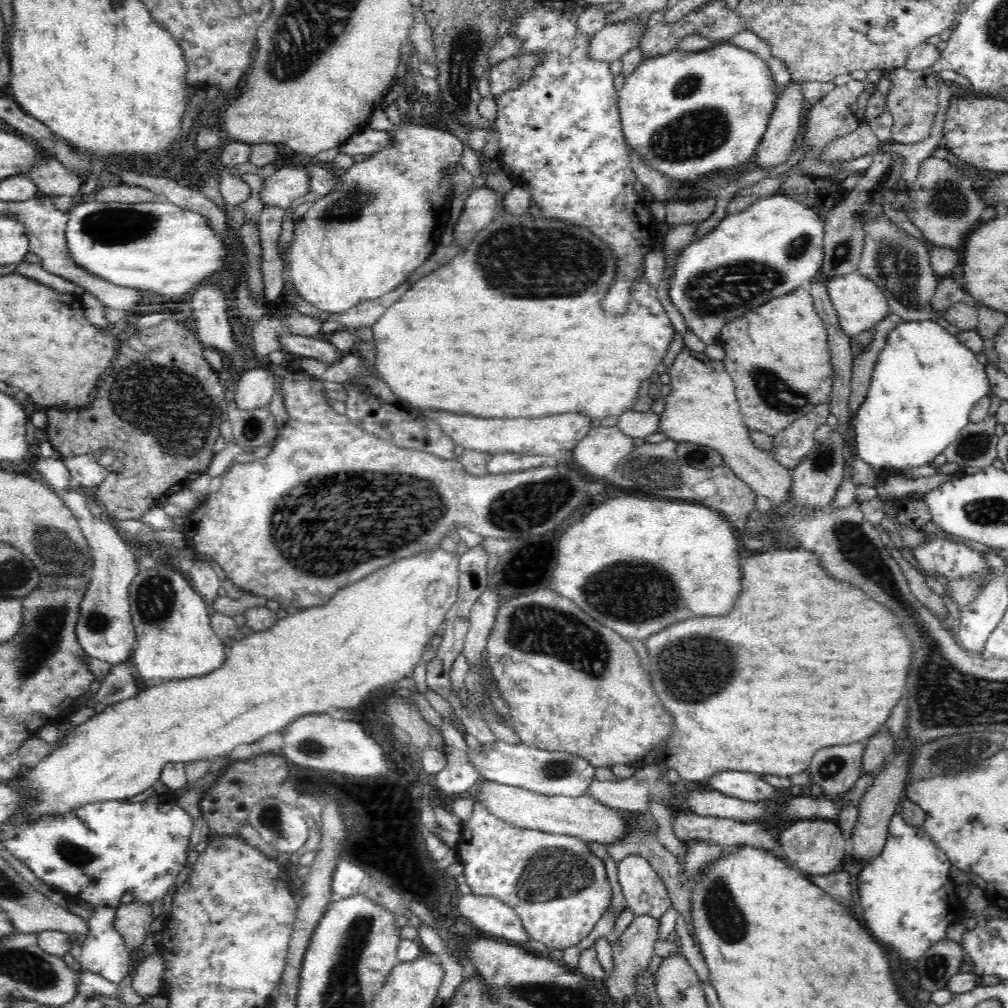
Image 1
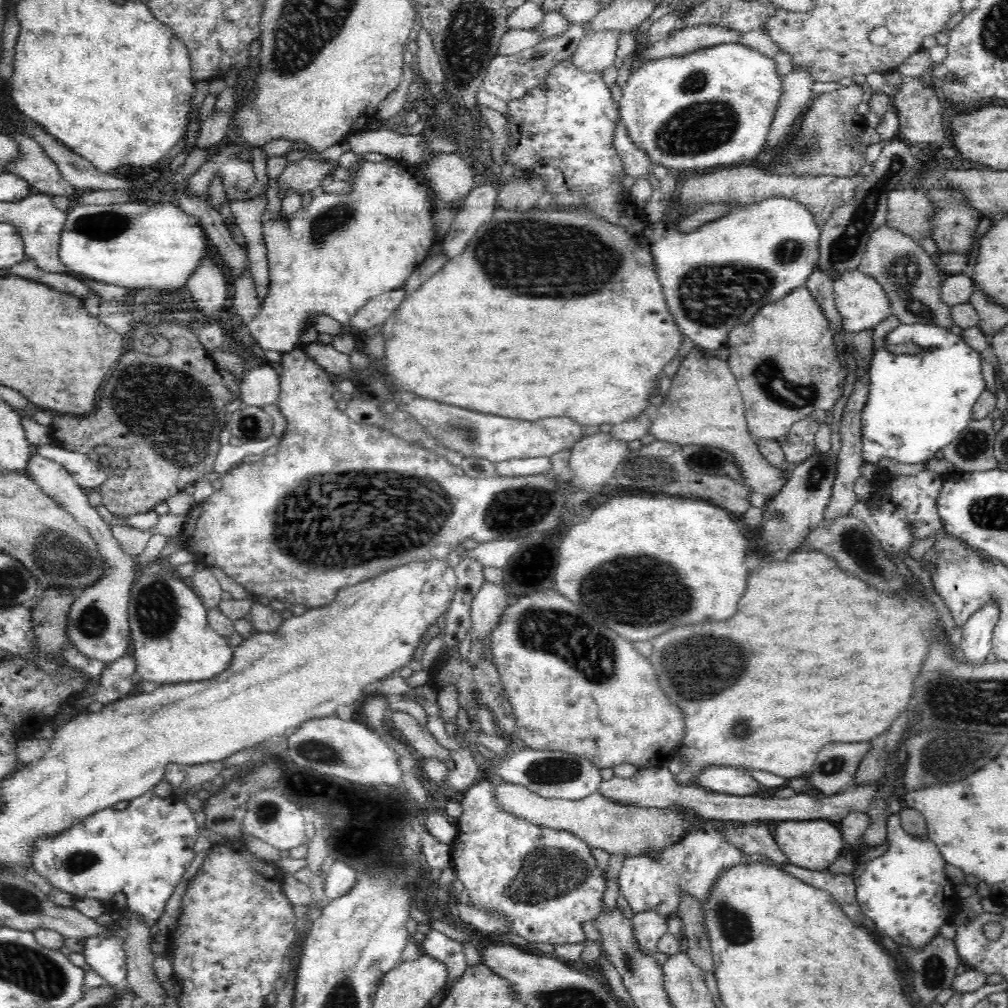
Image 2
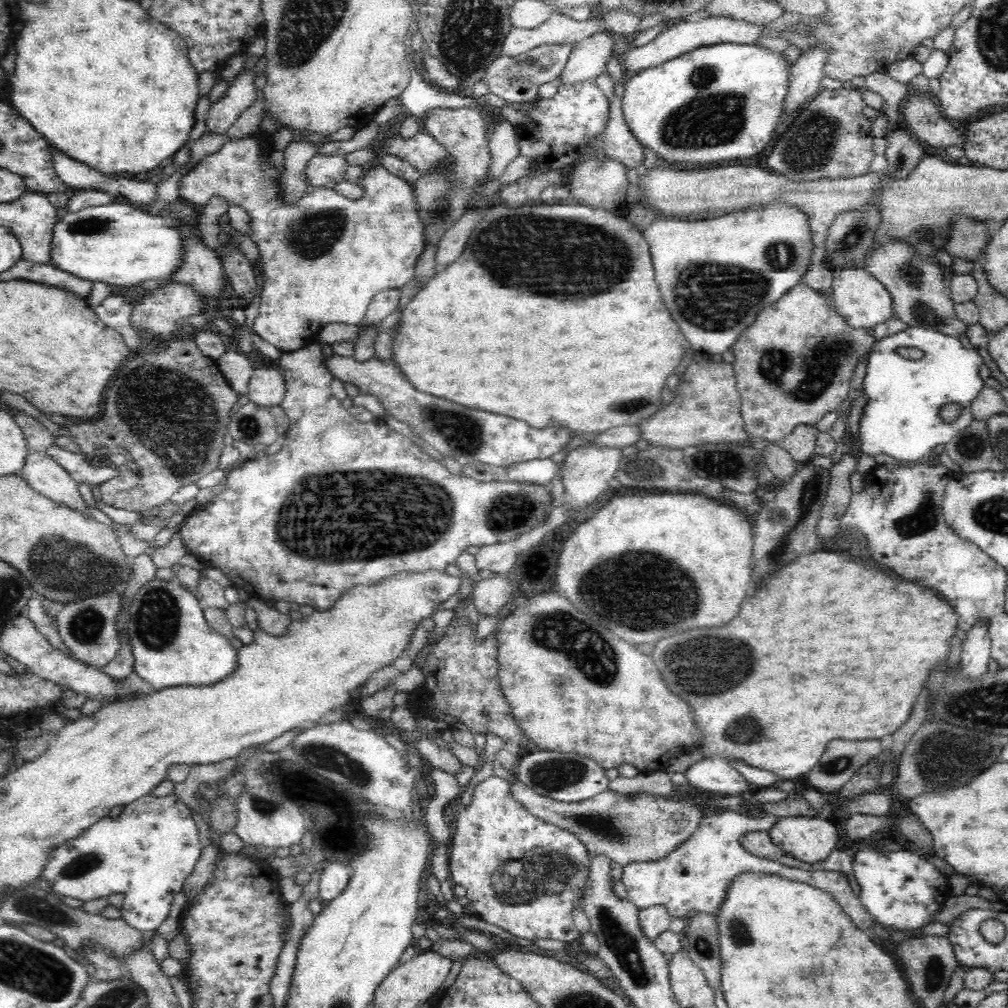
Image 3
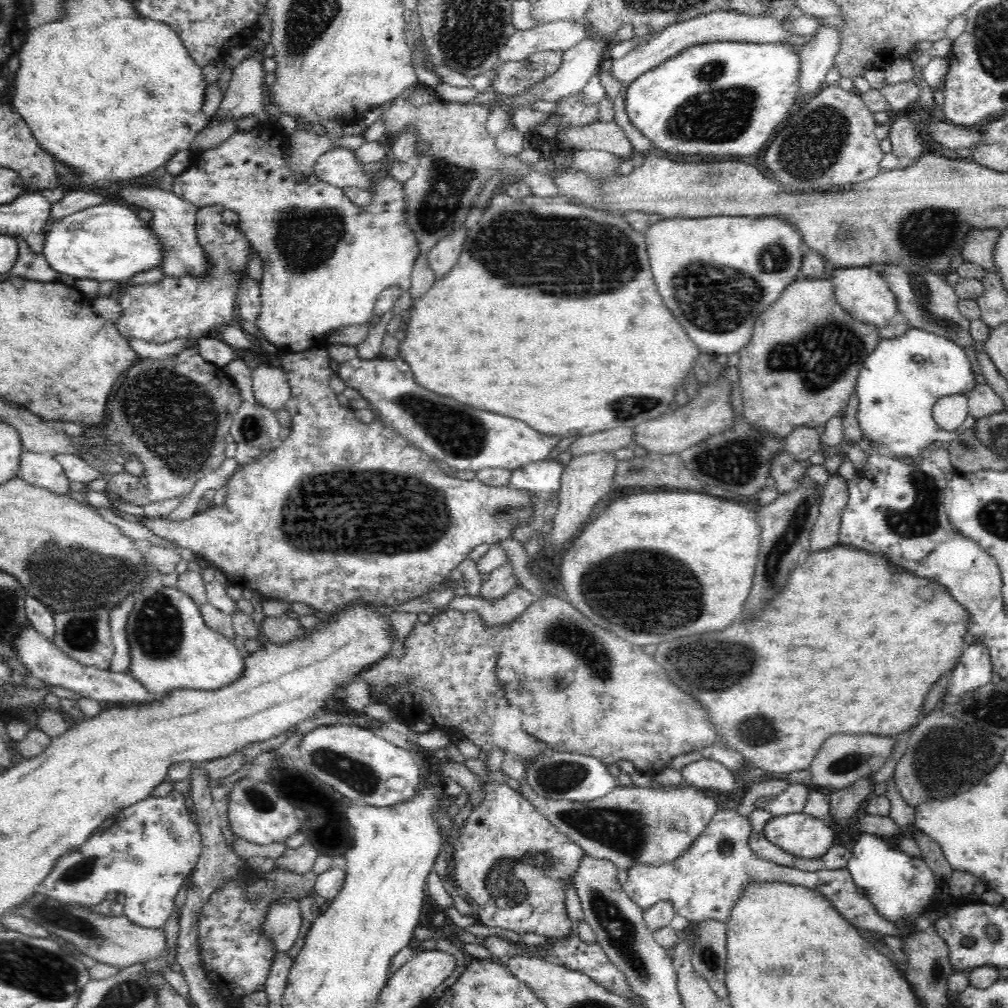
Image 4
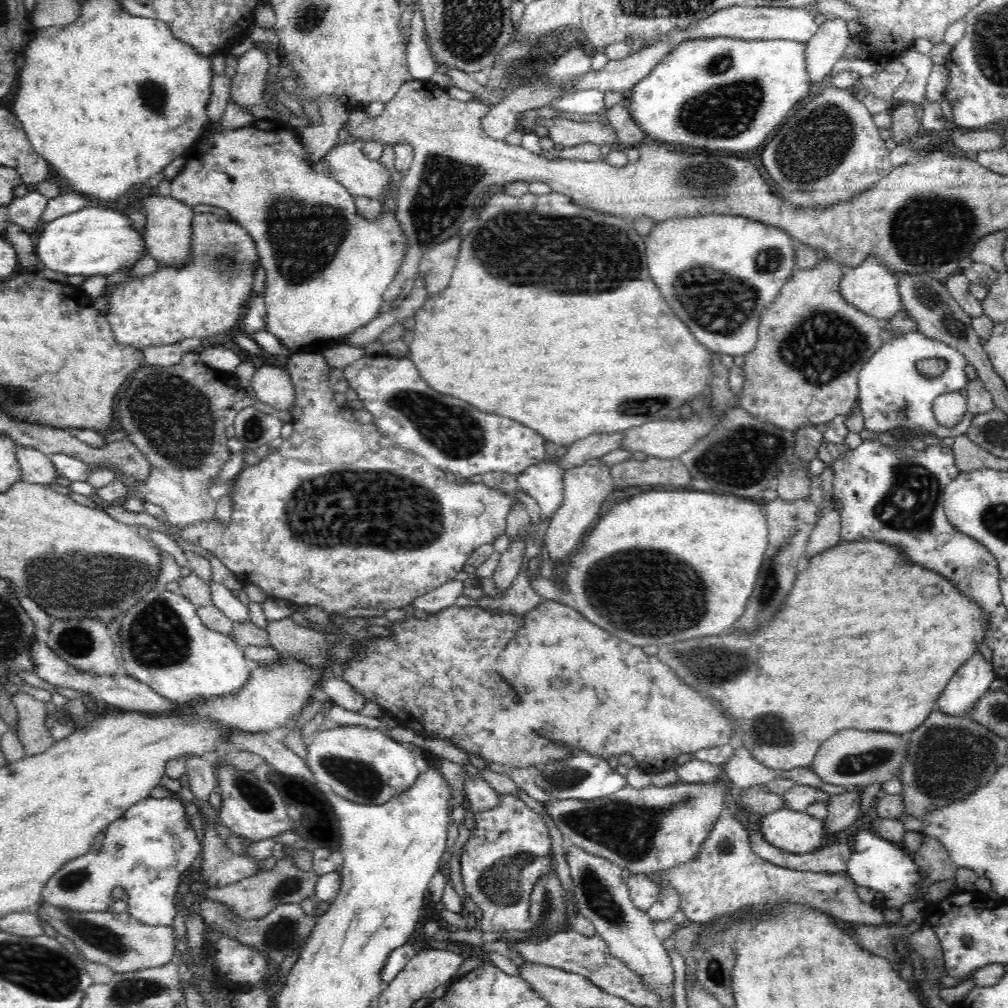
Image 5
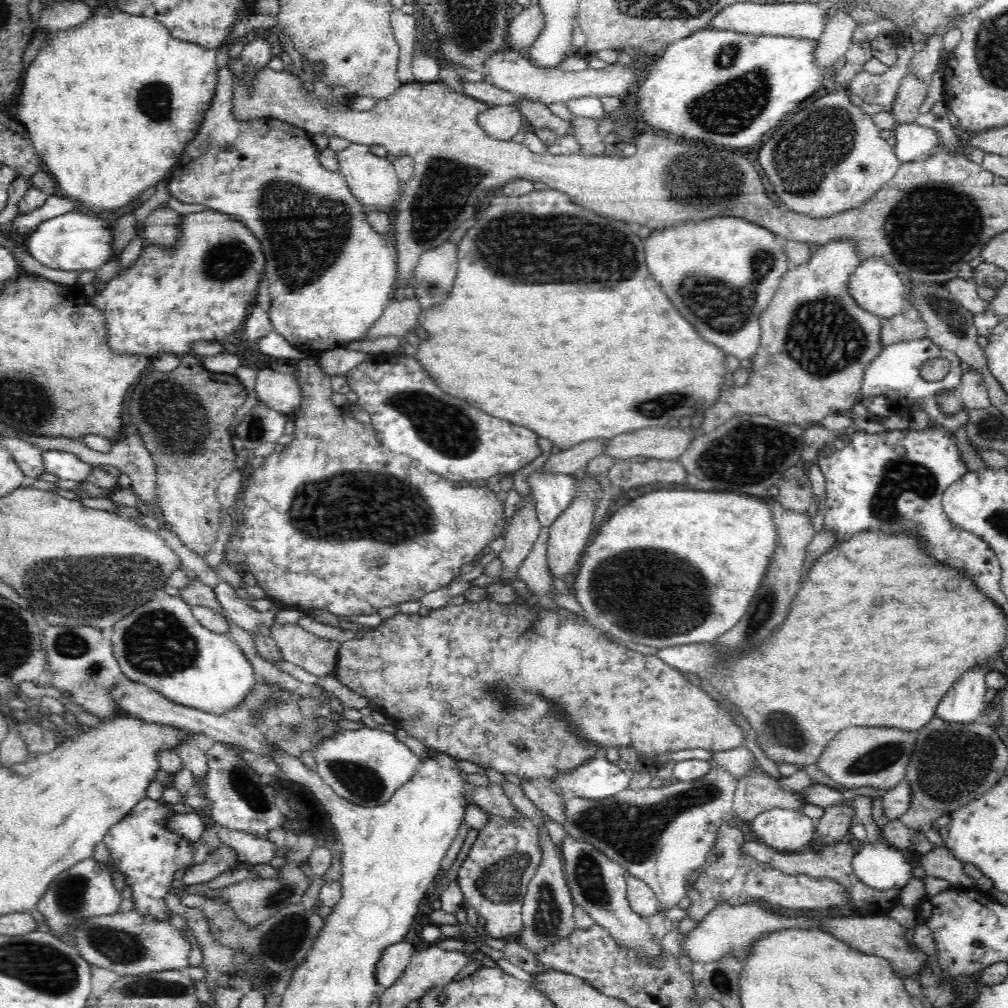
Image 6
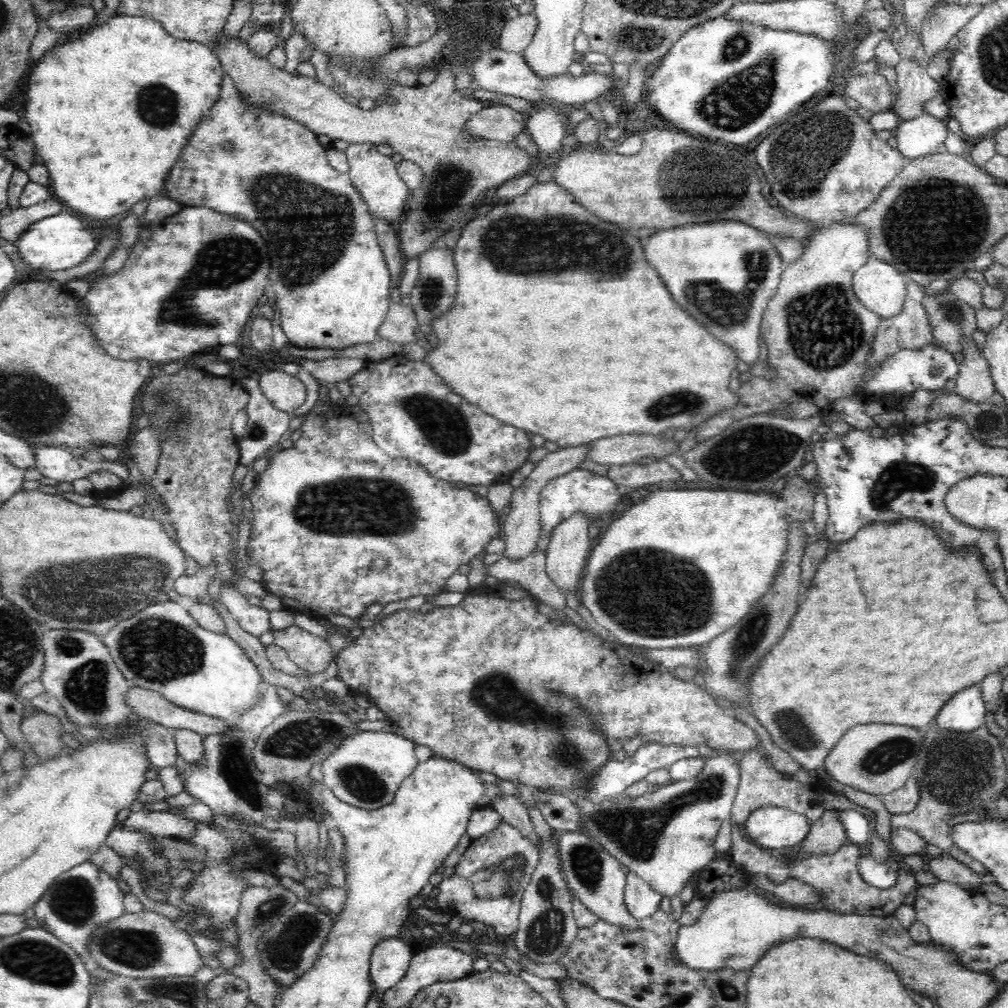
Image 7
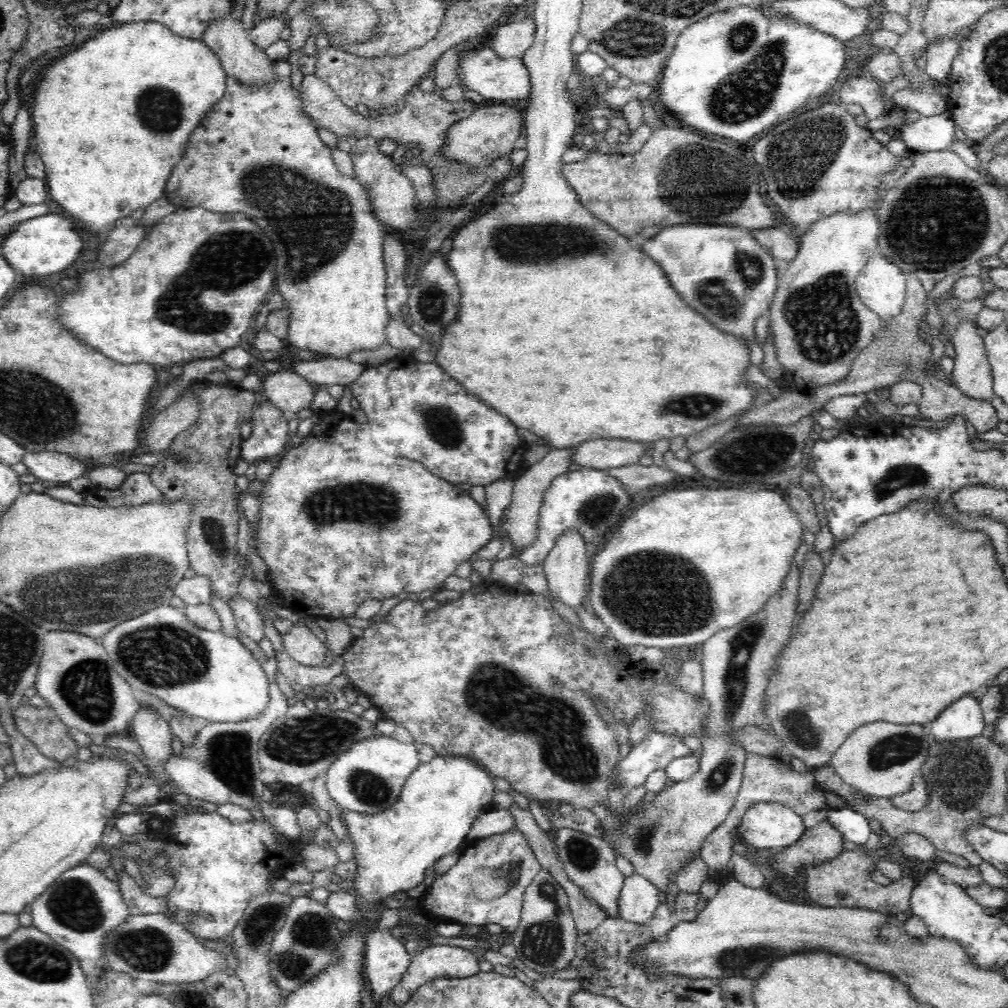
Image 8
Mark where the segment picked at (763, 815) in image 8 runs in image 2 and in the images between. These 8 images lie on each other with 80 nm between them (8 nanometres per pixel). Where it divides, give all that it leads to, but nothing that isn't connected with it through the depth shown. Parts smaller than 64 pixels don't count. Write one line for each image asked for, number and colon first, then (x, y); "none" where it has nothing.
2: (813, 844)
3: (809, 839)
4: (802, 835)
5: (795, 832)
6: (782, 829)
7: (770, 826)

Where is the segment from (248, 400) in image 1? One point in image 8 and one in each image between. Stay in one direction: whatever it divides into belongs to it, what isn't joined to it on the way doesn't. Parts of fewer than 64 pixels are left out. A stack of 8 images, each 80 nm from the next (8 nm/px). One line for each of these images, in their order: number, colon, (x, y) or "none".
2: (261, 386)
3: (267, 387)
4: (271, 388)
5: (273, 388)
6: (280, 391)
7: (286, 392)
8: (288, 391)

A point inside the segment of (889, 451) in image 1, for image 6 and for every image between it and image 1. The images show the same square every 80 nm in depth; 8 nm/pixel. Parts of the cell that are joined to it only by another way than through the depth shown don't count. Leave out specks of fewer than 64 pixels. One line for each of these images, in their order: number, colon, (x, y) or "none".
2: (917, 404)
3: (901, 417)
4: (896, 395)
5: (891, 392)
6: (892, 382)

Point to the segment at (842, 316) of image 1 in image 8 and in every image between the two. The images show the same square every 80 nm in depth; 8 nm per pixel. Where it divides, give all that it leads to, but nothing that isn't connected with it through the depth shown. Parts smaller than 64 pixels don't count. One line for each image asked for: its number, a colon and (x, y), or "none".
2: (862, 302)
3: (860, 298)
4: (864, 292)
5: (872, 288)
6: (875, 285)
7: (882, 288)
8: (882, 285)

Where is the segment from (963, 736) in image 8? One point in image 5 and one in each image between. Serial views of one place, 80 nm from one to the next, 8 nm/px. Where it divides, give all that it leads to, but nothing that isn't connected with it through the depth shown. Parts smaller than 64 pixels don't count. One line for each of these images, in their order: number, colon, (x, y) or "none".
5: (972, 681)
6: (964, 703)
7: (964, 712)

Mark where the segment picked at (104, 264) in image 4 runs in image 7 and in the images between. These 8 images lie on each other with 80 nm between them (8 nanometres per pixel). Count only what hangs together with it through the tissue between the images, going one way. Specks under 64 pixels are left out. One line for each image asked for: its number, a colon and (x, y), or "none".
5: (93, 241)
6: (75, 241)
7: (59, 242)

